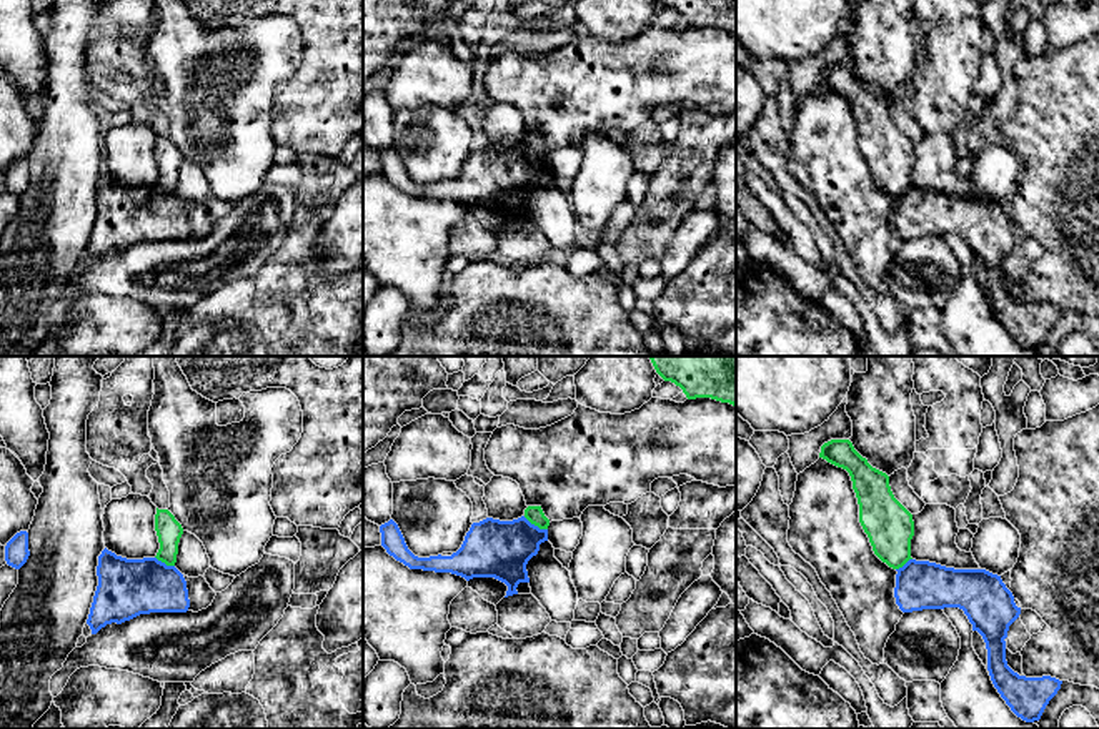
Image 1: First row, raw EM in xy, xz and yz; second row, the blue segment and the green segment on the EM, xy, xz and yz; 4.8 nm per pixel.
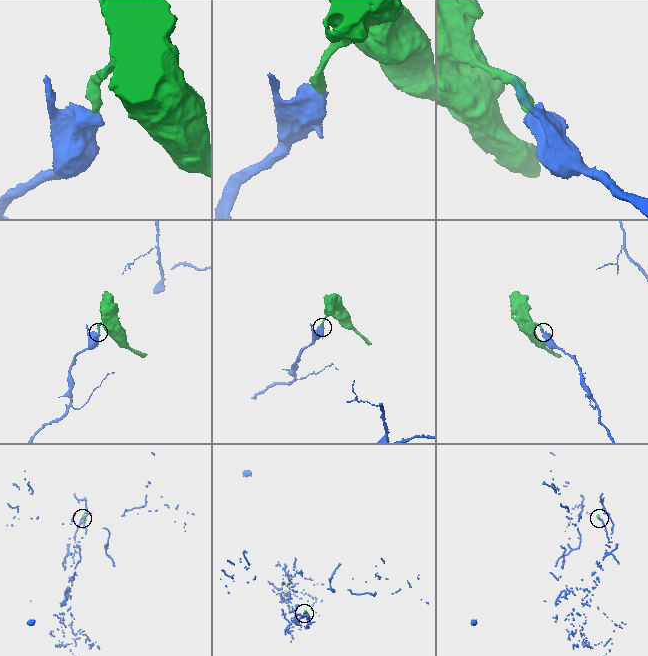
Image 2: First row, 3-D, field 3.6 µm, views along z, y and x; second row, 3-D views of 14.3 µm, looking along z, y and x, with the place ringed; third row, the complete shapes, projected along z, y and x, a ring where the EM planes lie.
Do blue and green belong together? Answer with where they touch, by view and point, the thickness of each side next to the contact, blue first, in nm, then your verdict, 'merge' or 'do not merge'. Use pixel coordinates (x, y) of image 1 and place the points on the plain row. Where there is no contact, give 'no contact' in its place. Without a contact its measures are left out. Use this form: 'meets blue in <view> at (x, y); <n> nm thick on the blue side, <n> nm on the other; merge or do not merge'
meets blue in xz at (533, 152); 280 nm thick on the blue side, 90 nm on the other; do not merge

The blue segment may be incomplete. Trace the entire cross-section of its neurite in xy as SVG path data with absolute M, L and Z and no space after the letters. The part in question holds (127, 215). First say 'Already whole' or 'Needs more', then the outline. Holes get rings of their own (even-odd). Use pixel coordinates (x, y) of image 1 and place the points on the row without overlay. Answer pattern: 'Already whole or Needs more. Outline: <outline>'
Already whole. Outline: M105 175L98 183L97 203L87 246L92 261L140 241L186 240L190 235L183 201L157 185L127 186Z

